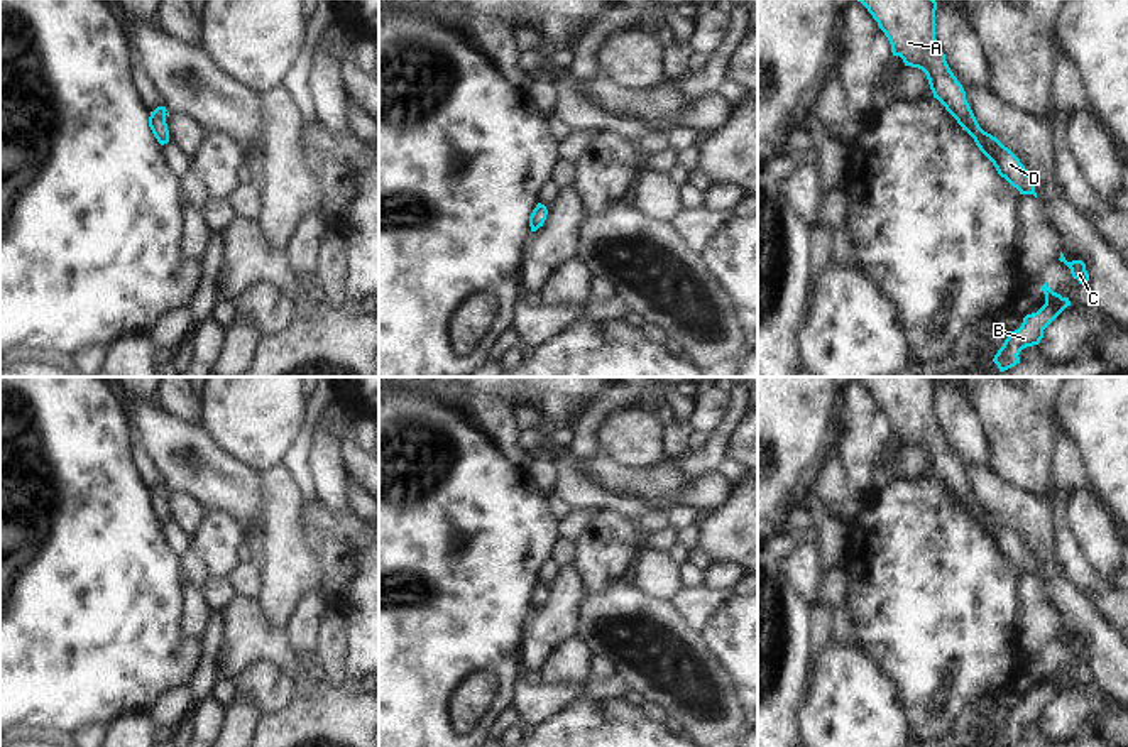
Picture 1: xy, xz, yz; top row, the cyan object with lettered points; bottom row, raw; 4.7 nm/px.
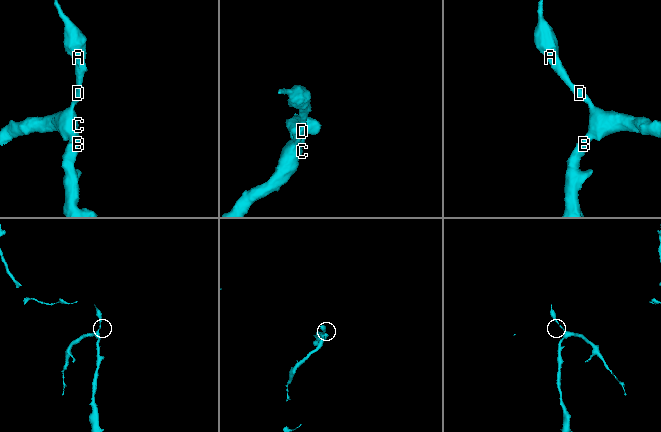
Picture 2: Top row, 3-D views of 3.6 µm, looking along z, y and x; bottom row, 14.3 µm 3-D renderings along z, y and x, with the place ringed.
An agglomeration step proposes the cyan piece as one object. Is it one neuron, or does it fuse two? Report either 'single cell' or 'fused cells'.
single cell

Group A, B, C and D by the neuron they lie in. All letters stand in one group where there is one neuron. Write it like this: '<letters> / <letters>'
A B C D

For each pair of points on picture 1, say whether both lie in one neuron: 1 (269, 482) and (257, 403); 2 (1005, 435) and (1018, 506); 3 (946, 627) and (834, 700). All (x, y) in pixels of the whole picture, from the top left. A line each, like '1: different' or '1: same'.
1: different
2: different
3: different

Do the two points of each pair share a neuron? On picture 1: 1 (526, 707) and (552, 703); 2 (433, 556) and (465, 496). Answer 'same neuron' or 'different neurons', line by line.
1: same neuron
2: same neuron

